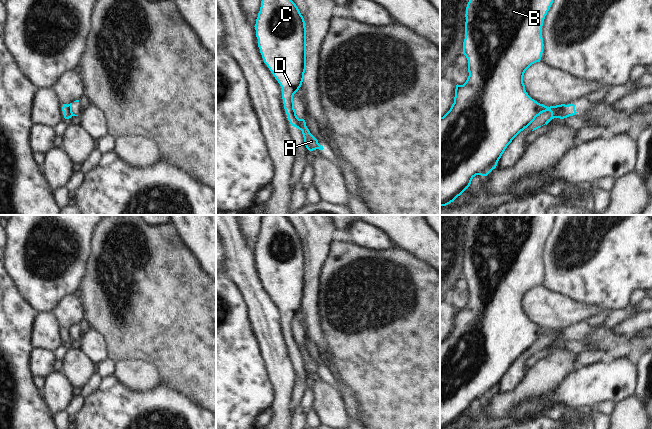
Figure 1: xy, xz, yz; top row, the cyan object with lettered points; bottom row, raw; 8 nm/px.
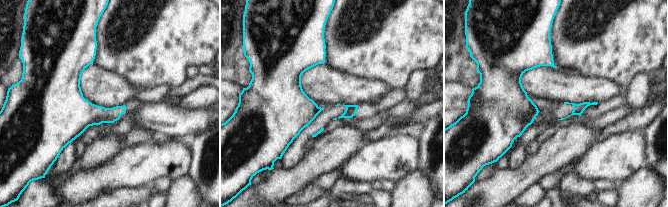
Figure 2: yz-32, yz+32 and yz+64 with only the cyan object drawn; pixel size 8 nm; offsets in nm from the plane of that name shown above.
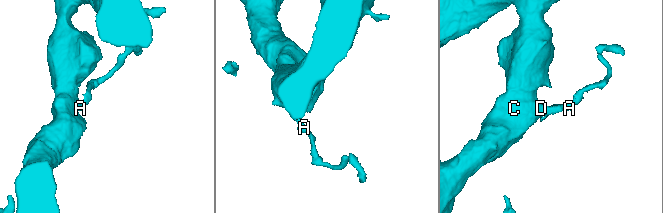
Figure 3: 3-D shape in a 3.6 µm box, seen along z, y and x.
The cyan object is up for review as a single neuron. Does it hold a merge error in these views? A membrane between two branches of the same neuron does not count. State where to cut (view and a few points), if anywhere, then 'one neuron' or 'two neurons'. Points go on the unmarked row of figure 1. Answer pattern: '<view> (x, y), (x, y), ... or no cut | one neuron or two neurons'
xz (292, 323), (294, 349) | two neurons

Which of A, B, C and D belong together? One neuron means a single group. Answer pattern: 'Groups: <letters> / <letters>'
Groups: A / B C D

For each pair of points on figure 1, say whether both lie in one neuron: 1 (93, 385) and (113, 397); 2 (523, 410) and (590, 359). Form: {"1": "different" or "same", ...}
{"1": "different", "2": "different"}

